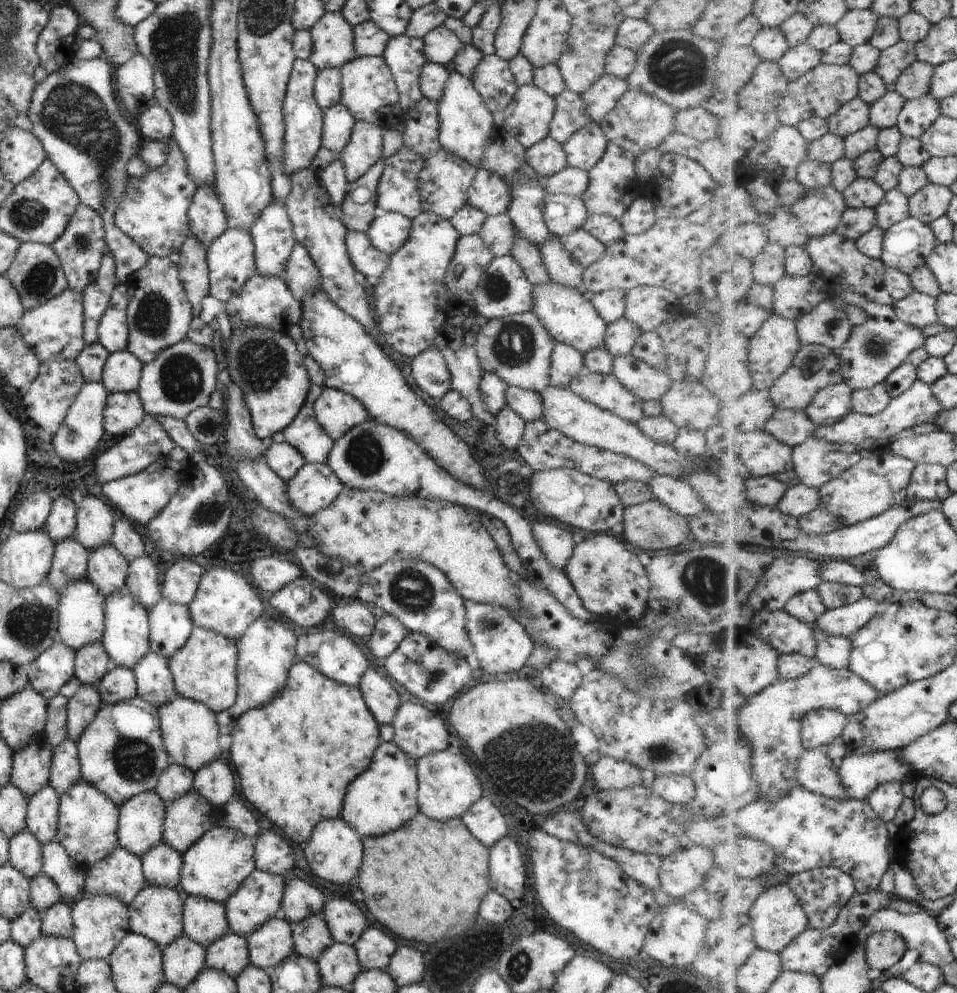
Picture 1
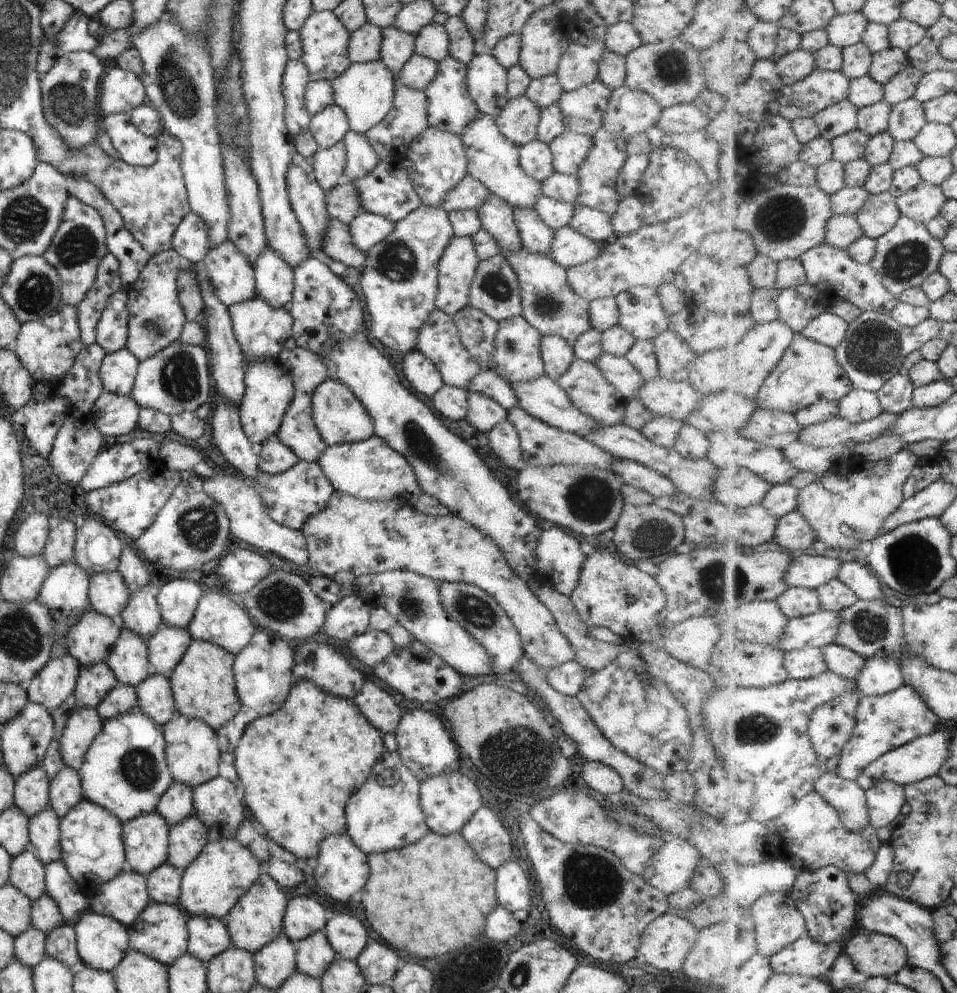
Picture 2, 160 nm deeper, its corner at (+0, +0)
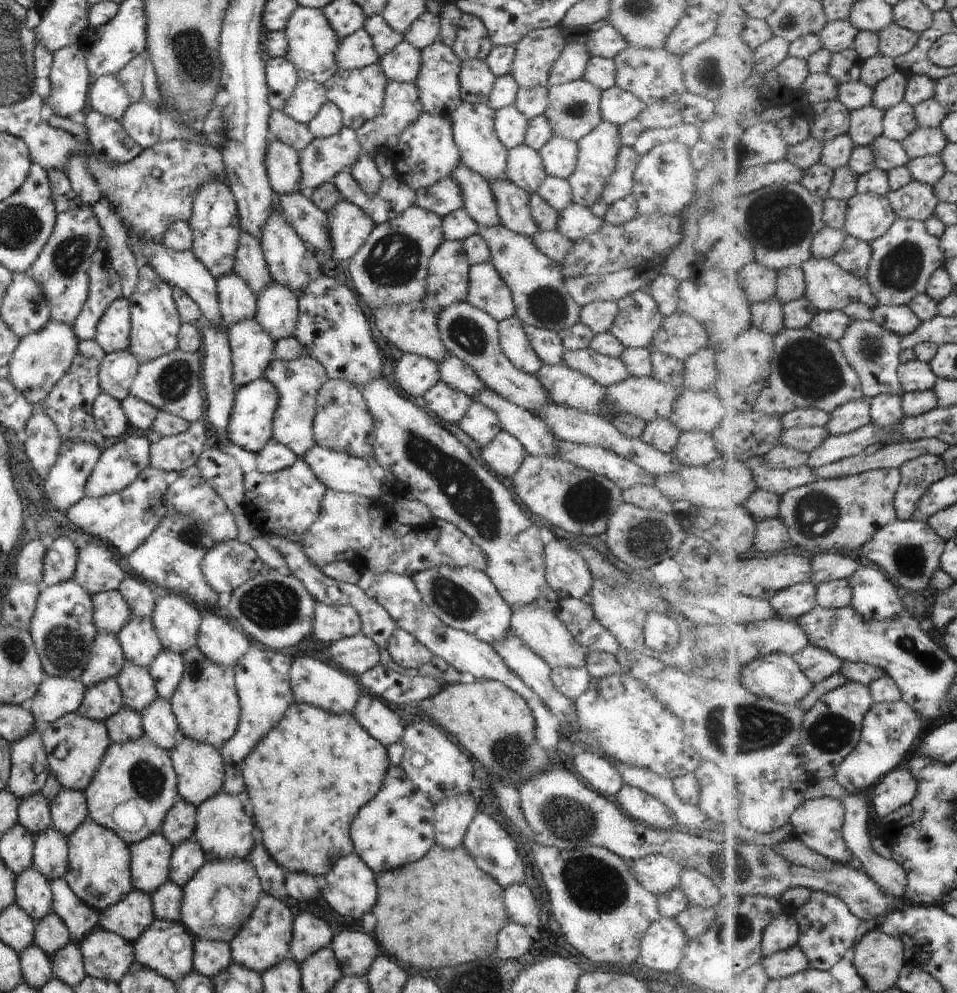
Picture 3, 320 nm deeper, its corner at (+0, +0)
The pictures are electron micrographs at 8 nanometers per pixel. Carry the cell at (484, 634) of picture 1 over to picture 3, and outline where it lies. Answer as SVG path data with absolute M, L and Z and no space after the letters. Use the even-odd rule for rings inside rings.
M437 565L411 573L409 578L415 585L423 604L445 626L473 635L491 646L494 640L502 639L506 630L510 628L509 621L512 612L487 575L479 569Z

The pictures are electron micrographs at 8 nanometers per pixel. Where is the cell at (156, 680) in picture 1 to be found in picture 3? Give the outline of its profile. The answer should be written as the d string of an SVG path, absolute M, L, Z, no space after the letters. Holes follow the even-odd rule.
M156 696L141 712L142 731L151 744L170 751L175 746L175 732L178 726L170 704Z

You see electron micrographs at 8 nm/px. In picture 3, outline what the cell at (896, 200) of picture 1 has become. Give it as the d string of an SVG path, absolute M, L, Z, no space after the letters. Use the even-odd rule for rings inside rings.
M857 193L848 200L845 231L872 243L889 232L897 217L888 196Z

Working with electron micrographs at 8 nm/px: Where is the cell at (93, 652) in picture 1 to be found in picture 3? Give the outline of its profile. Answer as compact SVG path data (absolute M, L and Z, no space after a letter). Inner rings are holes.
M109 677L86 688L76 713L88 719L103 722L122 708L122 701L118 684L114 678Z

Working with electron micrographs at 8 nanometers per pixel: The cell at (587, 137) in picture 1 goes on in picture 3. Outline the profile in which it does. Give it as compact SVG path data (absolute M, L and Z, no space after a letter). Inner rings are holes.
M552 136L537 154L546 175L566 180L576 165L577 145L573 141Z

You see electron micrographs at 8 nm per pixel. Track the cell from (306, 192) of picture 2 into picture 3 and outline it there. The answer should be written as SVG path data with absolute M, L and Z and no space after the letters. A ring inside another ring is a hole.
M267 137L263 166L269 186L274 193L303 191L299 182L297 151L286 143Z

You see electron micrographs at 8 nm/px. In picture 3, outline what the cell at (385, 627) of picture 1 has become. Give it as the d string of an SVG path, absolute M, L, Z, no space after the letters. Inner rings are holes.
M361 634L332 642L325 650L329 660L351 676L359 676L379 663L379 651L369 637Z

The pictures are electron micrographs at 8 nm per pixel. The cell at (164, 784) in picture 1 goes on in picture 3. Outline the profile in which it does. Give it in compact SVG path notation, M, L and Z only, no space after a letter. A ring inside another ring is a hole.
M176 798L159 826L159 832L172 847L176 847L180 842L192 837L195 815L196 808L192 804Z

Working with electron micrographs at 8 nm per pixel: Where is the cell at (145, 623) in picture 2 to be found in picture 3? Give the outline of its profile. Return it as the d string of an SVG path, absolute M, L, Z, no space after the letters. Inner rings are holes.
M132 617L120 628L116 639L126 662L139 668L147 669L162 649L150 618Z

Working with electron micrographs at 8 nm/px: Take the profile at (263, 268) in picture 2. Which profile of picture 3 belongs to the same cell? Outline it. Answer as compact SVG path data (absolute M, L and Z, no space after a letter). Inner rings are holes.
M269 283L256 298L254 319L275 342L294 336L297 320L296 296L288 288Z

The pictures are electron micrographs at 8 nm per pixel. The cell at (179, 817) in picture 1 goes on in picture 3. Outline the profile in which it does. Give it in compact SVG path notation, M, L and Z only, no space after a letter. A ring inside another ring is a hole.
M193 837L172 848L168 880L182 887L206 863L205 855Z

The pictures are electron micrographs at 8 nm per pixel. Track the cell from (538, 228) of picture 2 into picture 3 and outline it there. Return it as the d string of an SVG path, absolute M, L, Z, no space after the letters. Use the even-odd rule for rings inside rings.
M487 181L496 208L499 223L515 234L531 238L538 228L528 213L528 194L517 188L511 181Z

